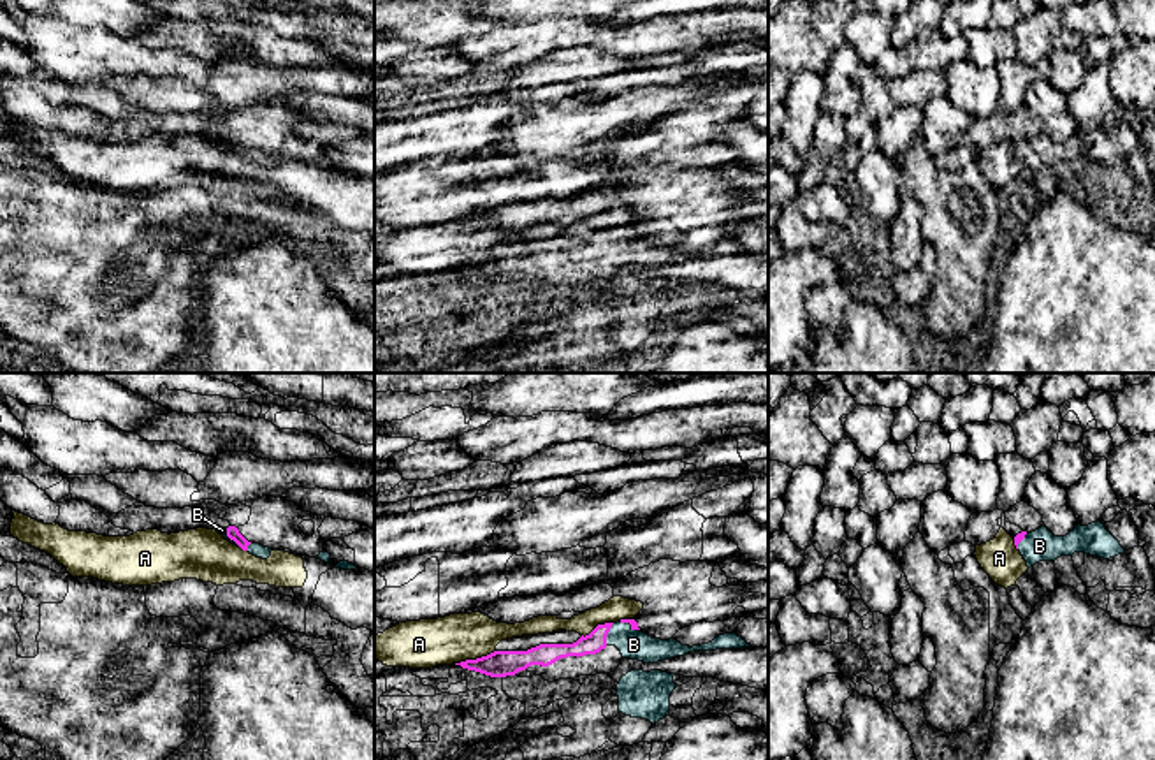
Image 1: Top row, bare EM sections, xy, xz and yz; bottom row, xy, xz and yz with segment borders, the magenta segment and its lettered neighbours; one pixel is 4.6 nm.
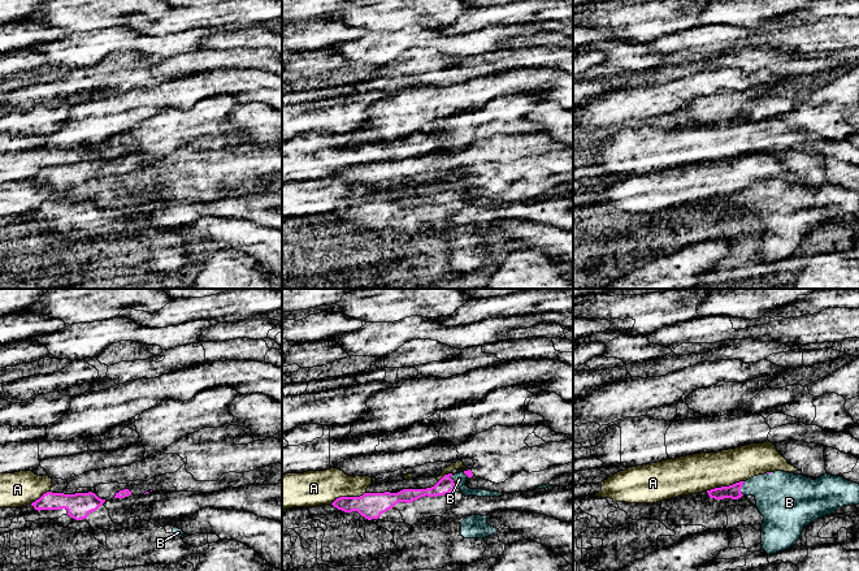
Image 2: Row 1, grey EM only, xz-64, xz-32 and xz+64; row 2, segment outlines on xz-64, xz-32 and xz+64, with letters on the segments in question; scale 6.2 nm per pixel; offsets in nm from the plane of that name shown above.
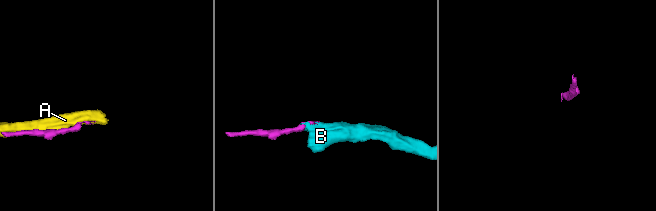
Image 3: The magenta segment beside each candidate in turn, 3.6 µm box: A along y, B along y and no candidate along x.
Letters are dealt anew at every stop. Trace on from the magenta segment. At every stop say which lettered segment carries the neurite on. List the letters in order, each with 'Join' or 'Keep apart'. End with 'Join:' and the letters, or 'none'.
A: Keep apart
B: Join
Join: B

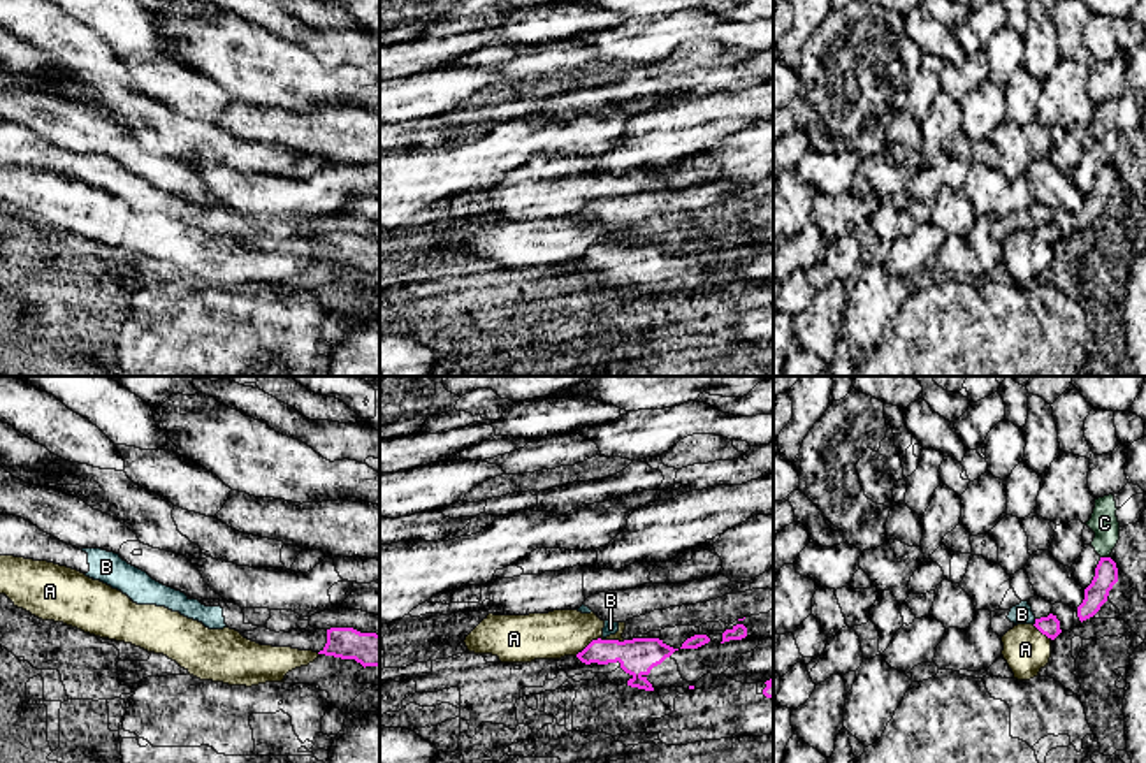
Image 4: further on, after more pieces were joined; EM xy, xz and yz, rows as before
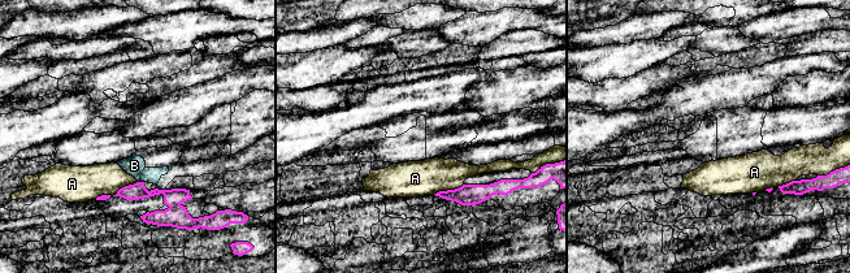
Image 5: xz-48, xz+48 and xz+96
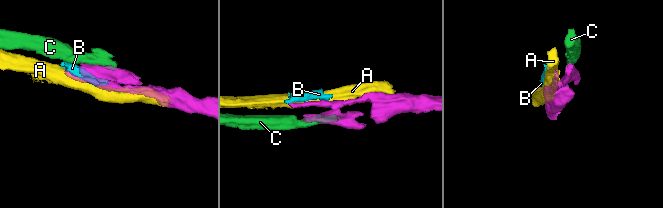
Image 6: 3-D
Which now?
A: Keep apart
B: Keep apart
C: Keep apart
Join: none

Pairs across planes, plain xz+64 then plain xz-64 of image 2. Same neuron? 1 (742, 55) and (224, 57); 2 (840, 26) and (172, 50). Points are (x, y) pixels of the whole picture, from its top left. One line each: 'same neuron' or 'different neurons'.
1: different neurons
2: same neuron

